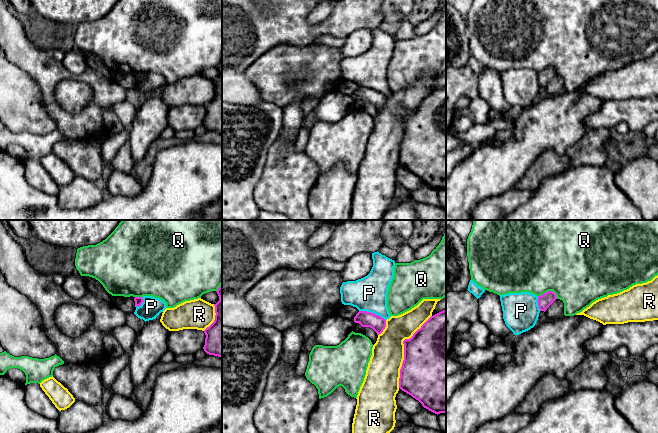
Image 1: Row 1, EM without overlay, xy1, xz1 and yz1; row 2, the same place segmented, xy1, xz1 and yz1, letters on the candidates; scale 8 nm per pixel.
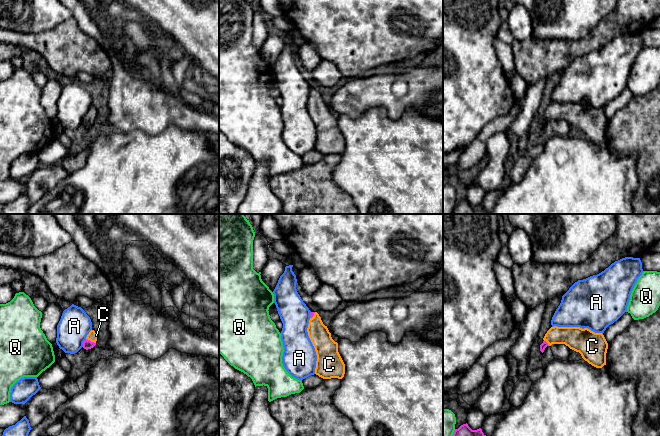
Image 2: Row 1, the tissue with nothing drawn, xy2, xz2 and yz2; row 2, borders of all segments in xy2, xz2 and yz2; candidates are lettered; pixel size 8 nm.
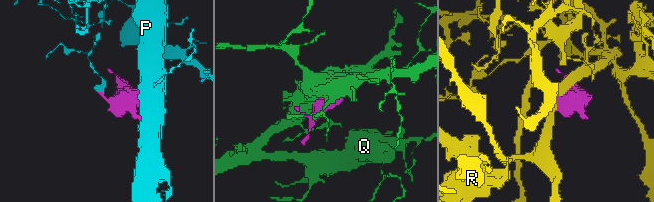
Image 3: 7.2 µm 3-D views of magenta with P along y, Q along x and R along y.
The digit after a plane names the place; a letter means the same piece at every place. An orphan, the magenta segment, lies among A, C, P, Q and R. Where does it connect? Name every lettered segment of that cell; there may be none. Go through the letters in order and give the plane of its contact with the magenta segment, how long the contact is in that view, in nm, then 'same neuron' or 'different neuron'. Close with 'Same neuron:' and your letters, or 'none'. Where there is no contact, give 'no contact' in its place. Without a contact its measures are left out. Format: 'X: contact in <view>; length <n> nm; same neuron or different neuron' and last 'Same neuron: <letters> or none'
A: contact in xy2; length 70 nm; different neuron
C: contact in xy2; length 90 nm; same neuron
P: contact in xz1; length 240 nm; different neuron
Q: contact in yz1; length 160 nm; different neuron
R: contact in xz1; length 650 nm; different neuron
Same neuron: C

